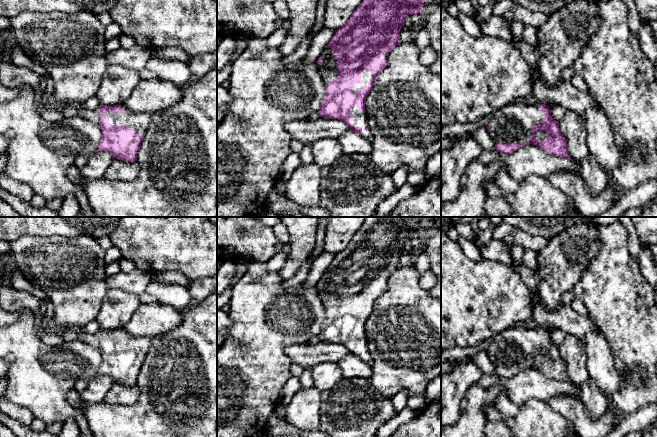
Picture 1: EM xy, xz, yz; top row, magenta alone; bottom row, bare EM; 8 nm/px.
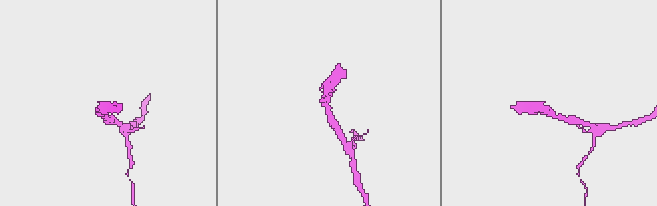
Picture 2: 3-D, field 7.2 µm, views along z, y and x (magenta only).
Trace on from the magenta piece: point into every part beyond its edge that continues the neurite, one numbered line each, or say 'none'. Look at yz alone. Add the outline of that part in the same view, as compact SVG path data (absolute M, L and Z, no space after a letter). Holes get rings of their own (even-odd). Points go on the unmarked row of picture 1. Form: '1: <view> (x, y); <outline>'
1: yz (511, 348); M510 327L495 335L489 358L501 368L522 368L531 364L531 351L544 340L538 328Z

